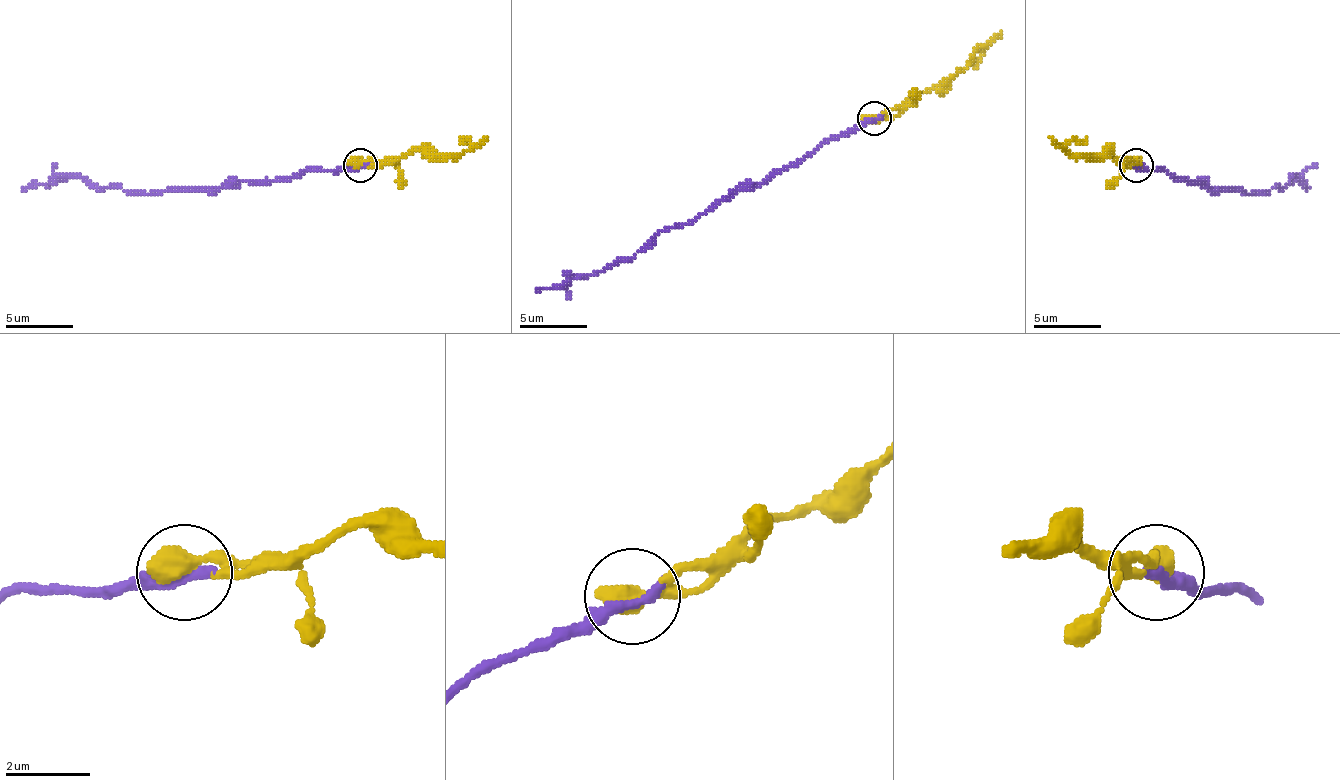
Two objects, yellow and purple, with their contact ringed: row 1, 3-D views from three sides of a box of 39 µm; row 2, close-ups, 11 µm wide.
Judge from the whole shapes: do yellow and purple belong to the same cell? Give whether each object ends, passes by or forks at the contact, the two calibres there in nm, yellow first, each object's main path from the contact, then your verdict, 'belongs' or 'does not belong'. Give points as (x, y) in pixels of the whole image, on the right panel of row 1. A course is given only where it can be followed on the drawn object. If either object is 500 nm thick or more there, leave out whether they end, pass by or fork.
yellow passes by | purple ends | 400/320 nm | yellow via (1137, 164), (1106, 150), (1066, 150), (1069, 143), (1086, 137) | purple via (1137, 164), (1181, 181), (1201, 181), (1208, 188), (1239, 188), (1249, 194), (1283, 188), (1293, 177), (1306, 191) | belongs

